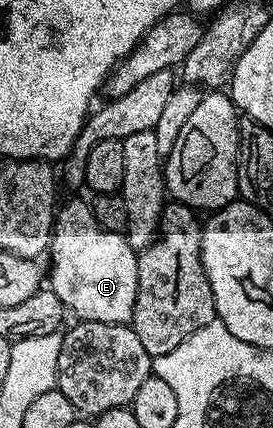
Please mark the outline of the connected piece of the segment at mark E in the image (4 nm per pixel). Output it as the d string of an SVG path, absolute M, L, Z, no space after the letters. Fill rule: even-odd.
M74 199L71 203L66 203L57 208L54 216L54 234L50 236L50 249L48 252L48 260L50 259L50 267L48 263L48 287L49 290L56 293L56 297L60 297L60 301L67 309L67 312L78 314L79 320L87 319L88 321L104 321L105 323L125 323L129 324L134 317L134 306L136 305L136 285L138 284L138 255L128 245L125 234L121 231L110 232L106 228L102 228L93 216L91 204L85 199Z

